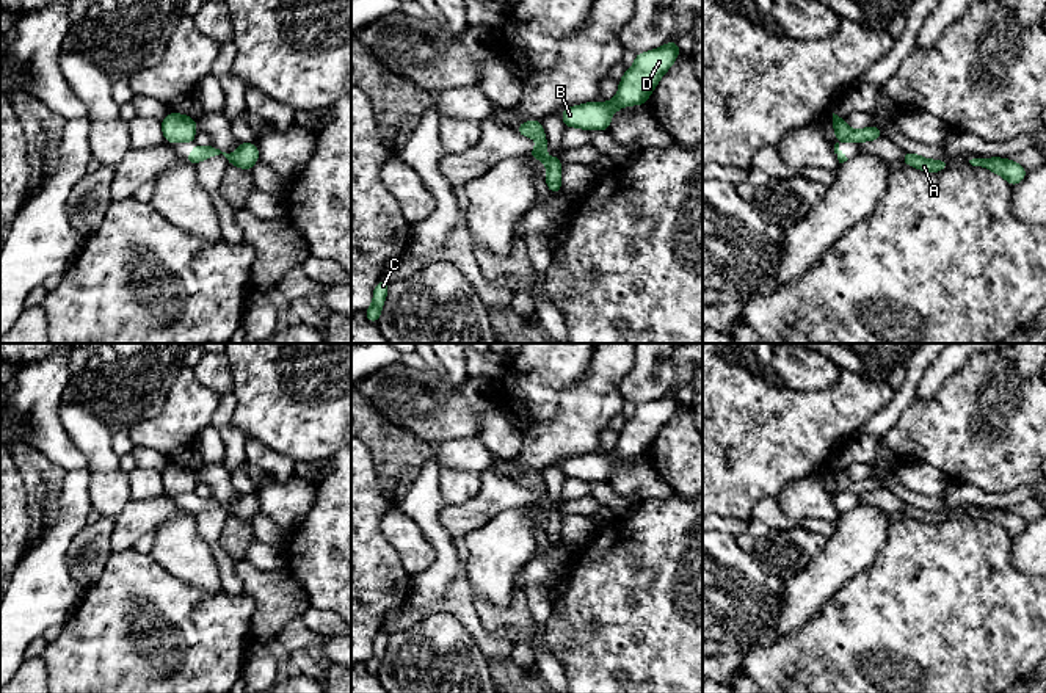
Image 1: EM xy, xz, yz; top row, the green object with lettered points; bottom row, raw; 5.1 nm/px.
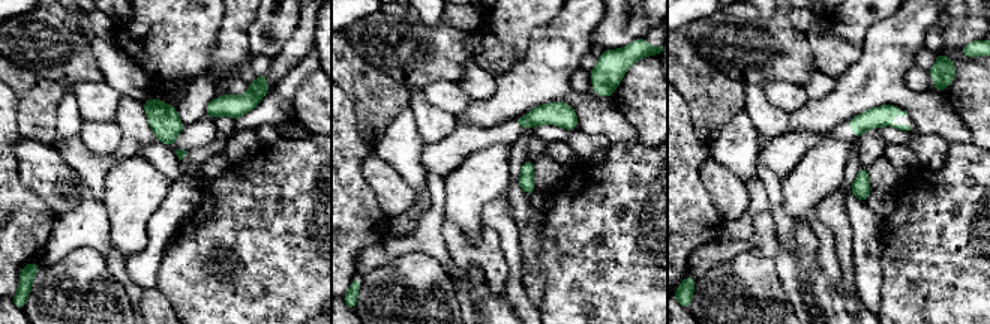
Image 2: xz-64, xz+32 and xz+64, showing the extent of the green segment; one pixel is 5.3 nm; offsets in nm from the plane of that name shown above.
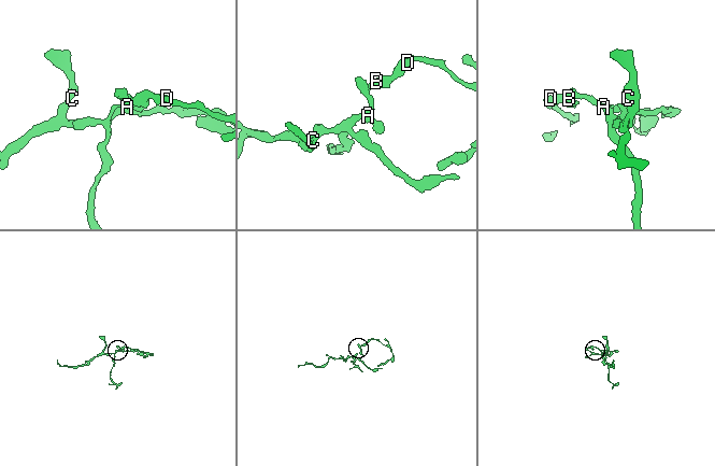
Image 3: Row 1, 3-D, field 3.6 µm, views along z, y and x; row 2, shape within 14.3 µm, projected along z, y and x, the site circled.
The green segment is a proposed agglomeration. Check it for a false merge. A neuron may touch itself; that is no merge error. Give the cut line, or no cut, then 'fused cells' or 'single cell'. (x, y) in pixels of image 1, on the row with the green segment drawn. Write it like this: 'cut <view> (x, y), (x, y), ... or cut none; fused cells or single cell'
cut xz (533, 149), (530, 152); fused cells

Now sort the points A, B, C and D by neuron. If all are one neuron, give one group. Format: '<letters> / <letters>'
A C / B D

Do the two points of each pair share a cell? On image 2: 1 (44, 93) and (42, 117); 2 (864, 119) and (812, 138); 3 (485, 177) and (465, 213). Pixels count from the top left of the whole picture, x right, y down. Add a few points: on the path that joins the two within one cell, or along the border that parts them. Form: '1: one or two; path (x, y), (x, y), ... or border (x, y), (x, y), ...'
1: one; path (42, 99), (42, 111)
2: one; path (851, 129), (825, 138)
3: one; path (476, 186), (465, 197), (465, 204)

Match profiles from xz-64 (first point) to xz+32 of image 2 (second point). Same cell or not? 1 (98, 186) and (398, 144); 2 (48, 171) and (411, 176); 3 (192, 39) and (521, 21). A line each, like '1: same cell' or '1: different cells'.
1: different cells
2: different cells
3: same cell

